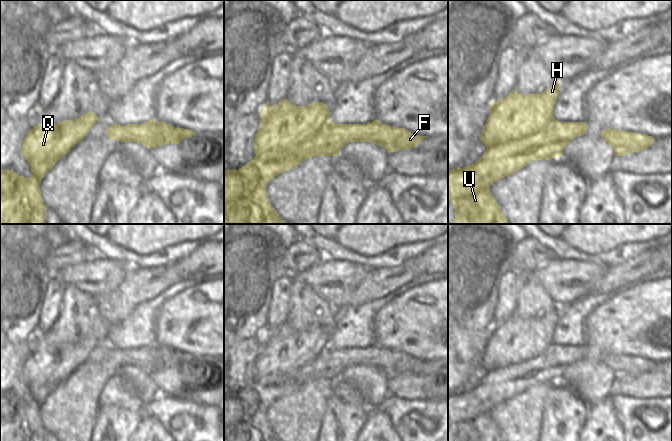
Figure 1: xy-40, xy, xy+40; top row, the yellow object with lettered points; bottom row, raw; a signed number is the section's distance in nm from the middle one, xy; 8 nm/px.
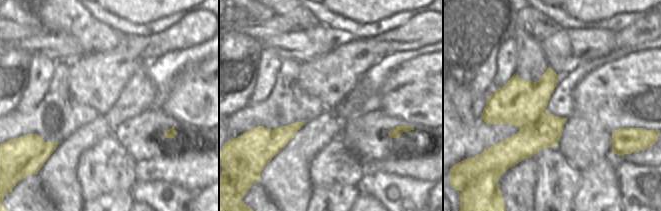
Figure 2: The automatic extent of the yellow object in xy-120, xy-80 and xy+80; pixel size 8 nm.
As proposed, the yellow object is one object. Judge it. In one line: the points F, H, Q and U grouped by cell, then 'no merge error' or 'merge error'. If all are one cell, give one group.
F U / H Q | merge error

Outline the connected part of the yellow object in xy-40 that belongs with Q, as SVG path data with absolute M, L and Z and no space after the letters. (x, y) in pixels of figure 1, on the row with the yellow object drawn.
M88 112L74 120L66 120L56 124L38 124L31 129L23 141L22 149L32 173L41 181L58 160L87 136L98 119L96 114Z

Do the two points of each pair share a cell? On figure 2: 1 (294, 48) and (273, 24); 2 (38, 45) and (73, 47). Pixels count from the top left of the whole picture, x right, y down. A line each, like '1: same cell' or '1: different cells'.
1: different cells
2: same cell

